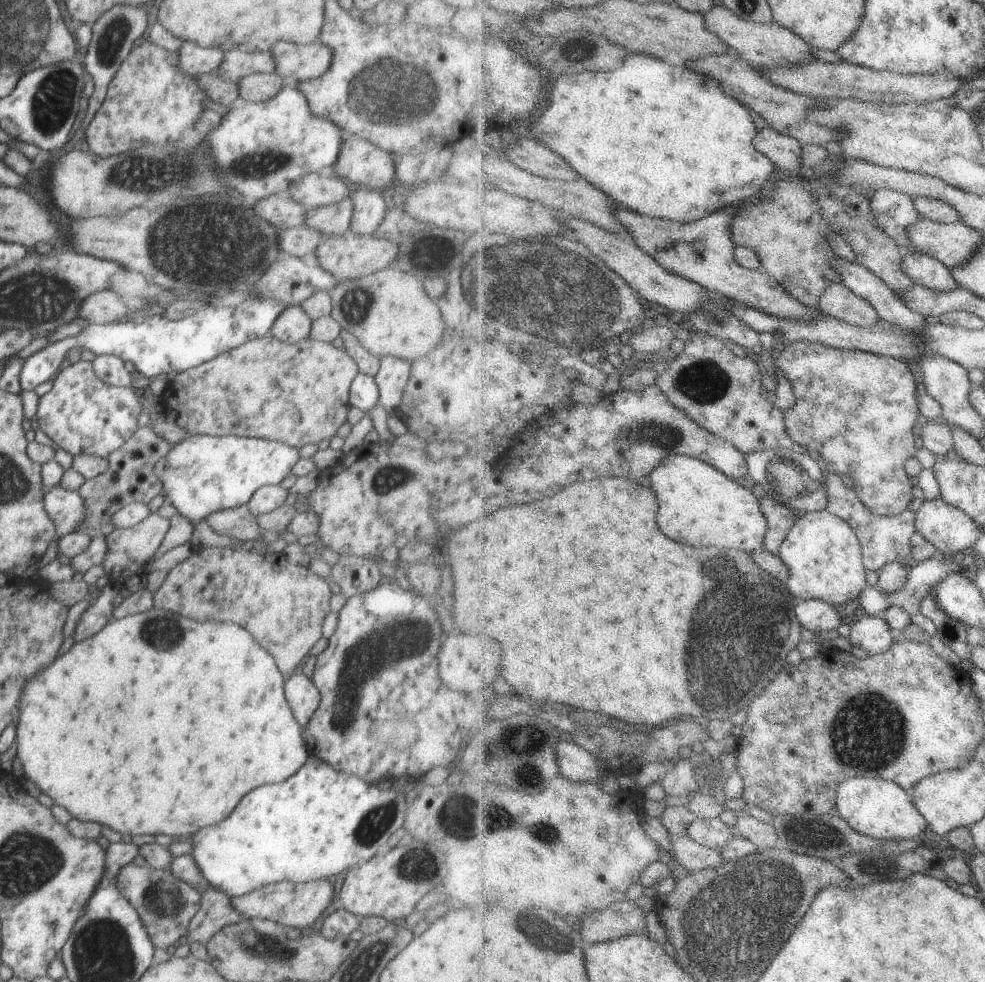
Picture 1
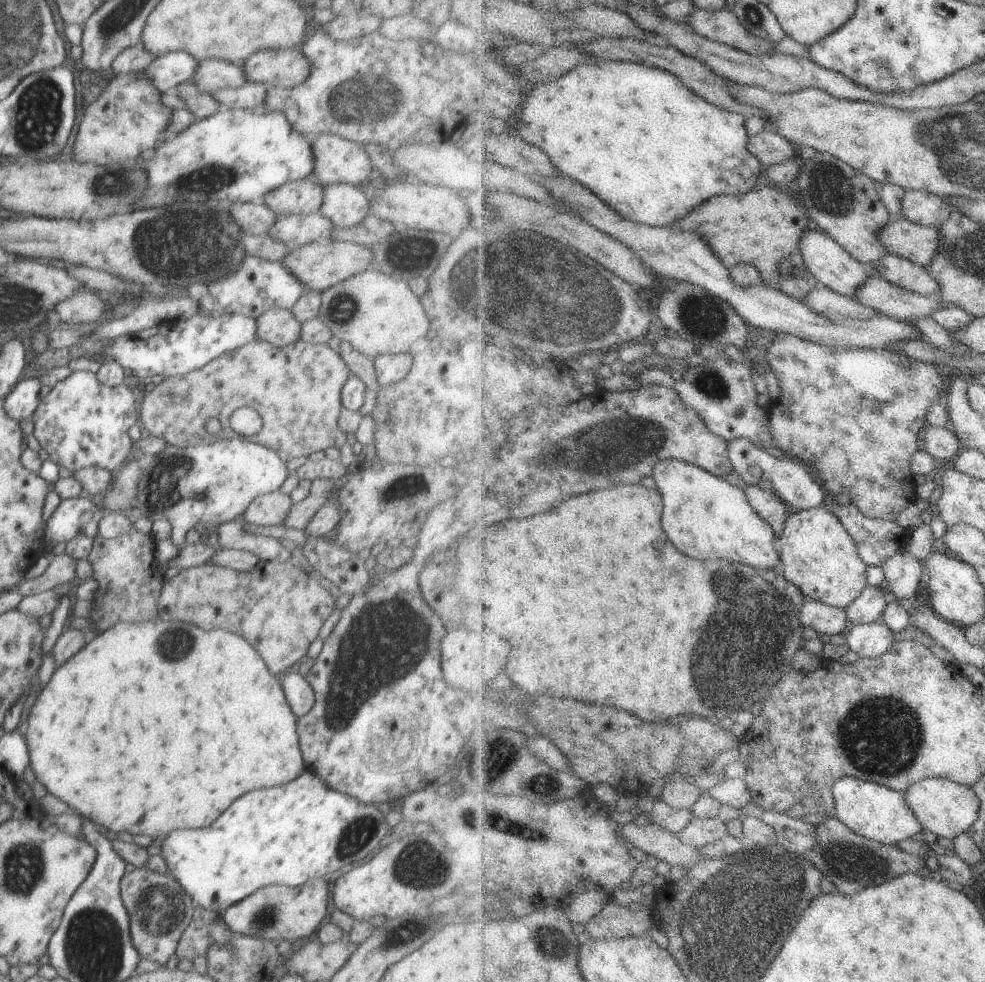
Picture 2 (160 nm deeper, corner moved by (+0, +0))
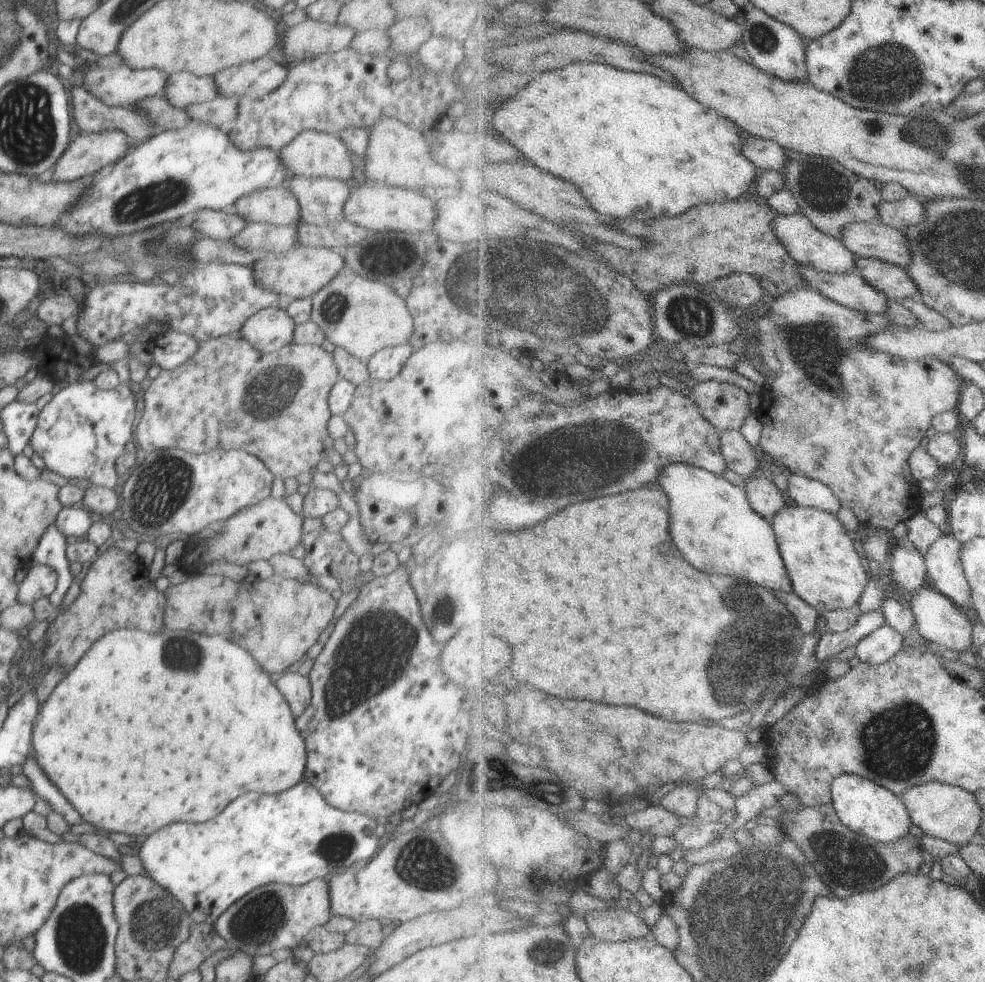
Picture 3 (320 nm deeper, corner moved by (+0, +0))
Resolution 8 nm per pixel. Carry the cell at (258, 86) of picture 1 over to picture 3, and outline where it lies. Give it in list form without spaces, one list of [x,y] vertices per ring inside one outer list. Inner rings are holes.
[[[216,96],[211,101],[187,107],[186,109],[192,121],[218,127],[222,131],[225,128],[232,128],[235,124],[237,98]]]

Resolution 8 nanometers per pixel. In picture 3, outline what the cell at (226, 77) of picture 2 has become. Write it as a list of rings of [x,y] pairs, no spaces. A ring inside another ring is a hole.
[[[189,72],[167,76],[163,92],[174,107],[187,108],[211,101],[218,96],[217,86],[212,77],[197,77]]]

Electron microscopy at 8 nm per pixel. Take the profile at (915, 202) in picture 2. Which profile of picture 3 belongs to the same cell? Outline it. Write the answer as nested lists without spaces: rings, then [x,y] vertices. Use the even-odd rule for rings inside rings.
[[[911,194],[908,198],[890,202],[886,199],[880,206],[880,222],[900,230],[920,224],[925,217],[925,200]]]

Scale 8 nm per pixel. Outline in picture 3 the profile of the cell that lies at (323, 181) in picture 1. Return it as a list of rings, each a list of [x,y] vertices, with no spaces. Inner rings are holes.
[[[282,185],[249,192],[241,196],[231,210],[241,216],[246,224],[268,223],[278,226],[300,221],[296,197]]]

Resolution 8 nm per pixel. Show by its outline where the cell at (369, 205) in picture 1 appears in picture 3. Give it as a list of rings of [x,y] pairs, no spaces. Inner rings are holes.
[[[294,175],[287,190],[296,197],[300,221],[321,226],[334,221],[334,214],[340,214],[340,204],[346,202],[351,184],[326,177],[307,179]]]

